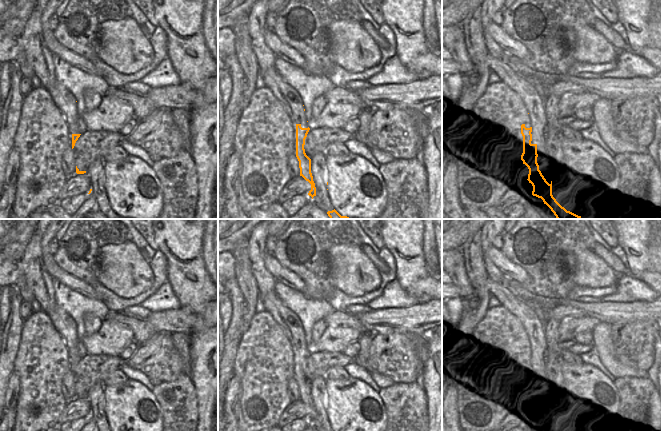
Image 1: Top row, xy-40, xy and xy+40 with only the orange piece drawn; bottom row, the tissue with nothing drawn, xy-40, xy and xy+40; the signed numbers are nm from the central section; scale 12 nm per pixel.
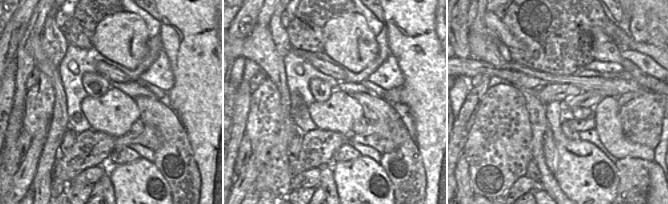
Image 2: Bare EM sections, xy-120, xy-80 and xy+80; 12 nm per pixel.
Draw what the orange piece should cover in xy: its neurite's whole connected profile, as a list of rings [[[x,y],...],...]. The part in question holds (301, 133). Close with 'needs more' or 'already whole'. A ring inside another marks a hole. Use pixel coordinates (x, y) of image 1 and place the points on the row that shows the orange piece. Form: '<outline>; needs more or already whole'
[[[276,67],[270,68],[263,76],[265,86],[269,87],[291,117],[292,125],[296,124],[296,157],[299,161],[300,176],[311,184],[308,195],[316,196],[316,187],[311,173],[311,159],[306,155],[304,145],[310,130],[305,116],[304,105],[299,94],[278,73]]]; needs more

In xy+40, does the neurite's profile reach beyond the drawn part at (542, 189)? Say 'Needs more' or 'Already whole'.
Needs more

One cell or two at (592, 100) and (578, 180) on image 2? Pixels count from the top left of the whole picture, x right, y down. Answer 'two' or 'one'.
two

